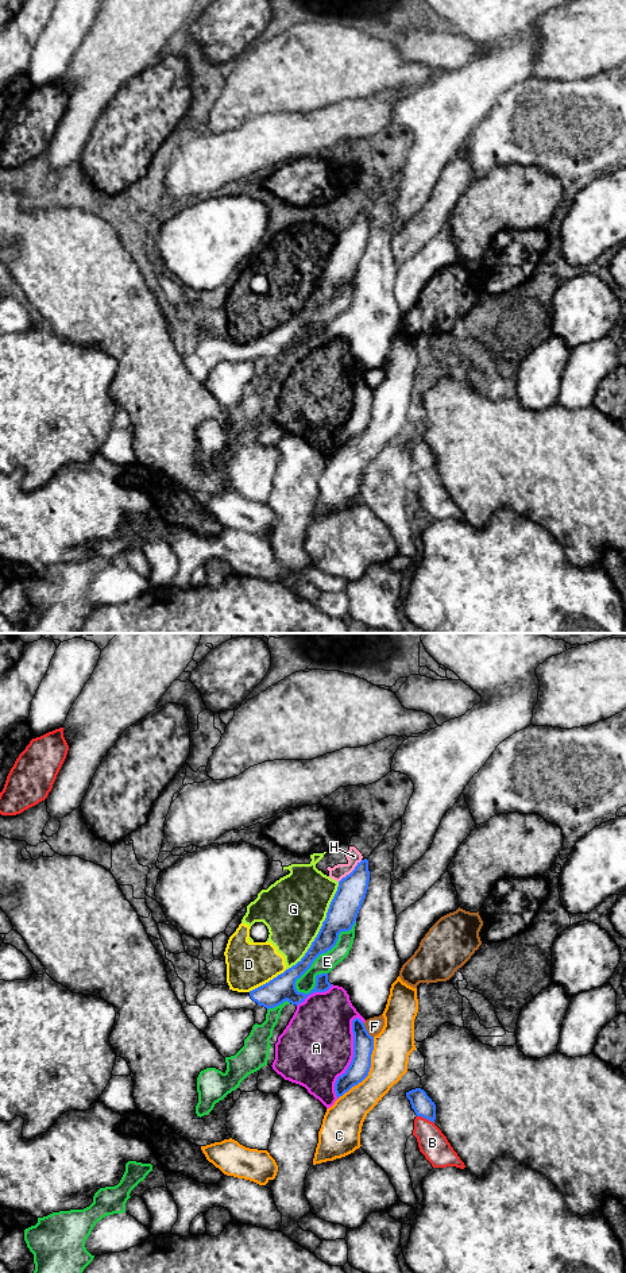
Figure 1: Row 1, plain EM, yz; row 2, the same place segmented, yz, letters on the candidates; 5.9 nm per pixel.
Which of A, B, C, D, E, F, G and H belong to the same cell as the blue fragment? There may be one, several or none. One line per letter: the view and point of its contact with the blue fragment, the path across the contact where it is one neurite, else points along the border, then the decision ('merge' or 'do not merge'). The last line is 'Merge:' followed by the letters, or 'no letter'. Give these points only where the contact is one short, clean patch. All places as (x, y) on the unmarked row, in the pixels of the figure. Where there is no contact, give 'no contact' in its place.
A: yz (352, 409) | do not merge
B: yz (425, 470) | do not merge
C: yz (368, 423) | do not merge
D: yz (269, 334) | along yz (286, 321), (248, 343) | do not merge
E: yz (323, 304) | do not merge
F: yz (366, 382) | along yz (363, 375), (373, 389) | do not merge
G: yz (321, 280) | do not merge
H: yz (351, 224) | along yz (362, 212), (339, 234) | do not merge
Merge: no letter

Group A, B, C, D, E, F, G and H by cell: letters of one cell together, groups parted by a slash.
A / B / C / D G H / E / F

